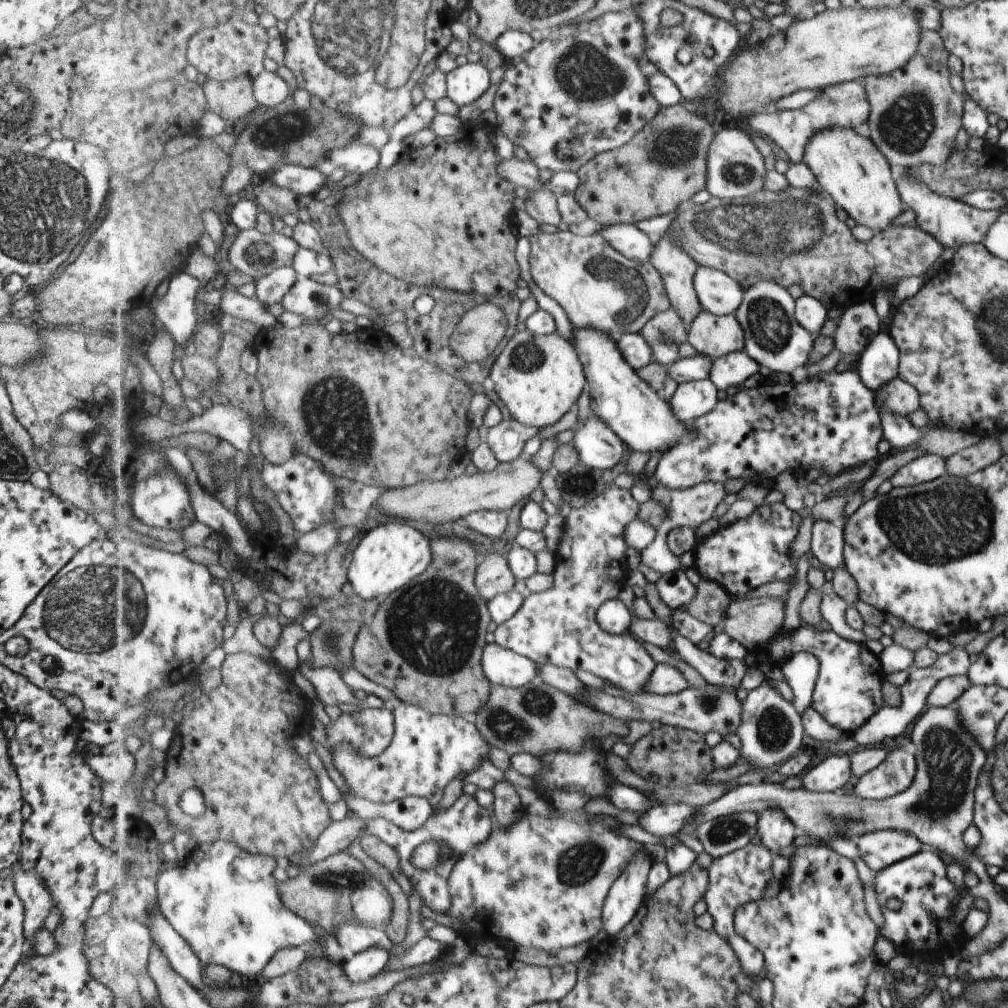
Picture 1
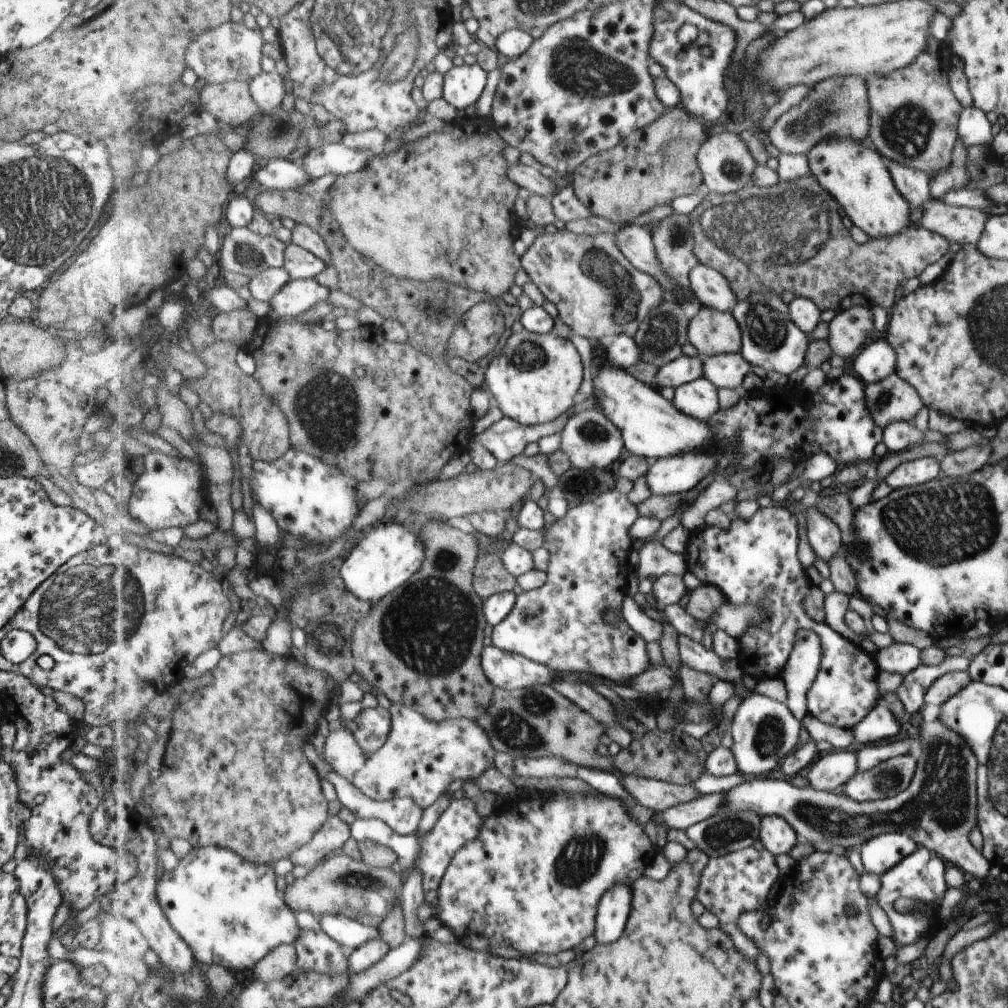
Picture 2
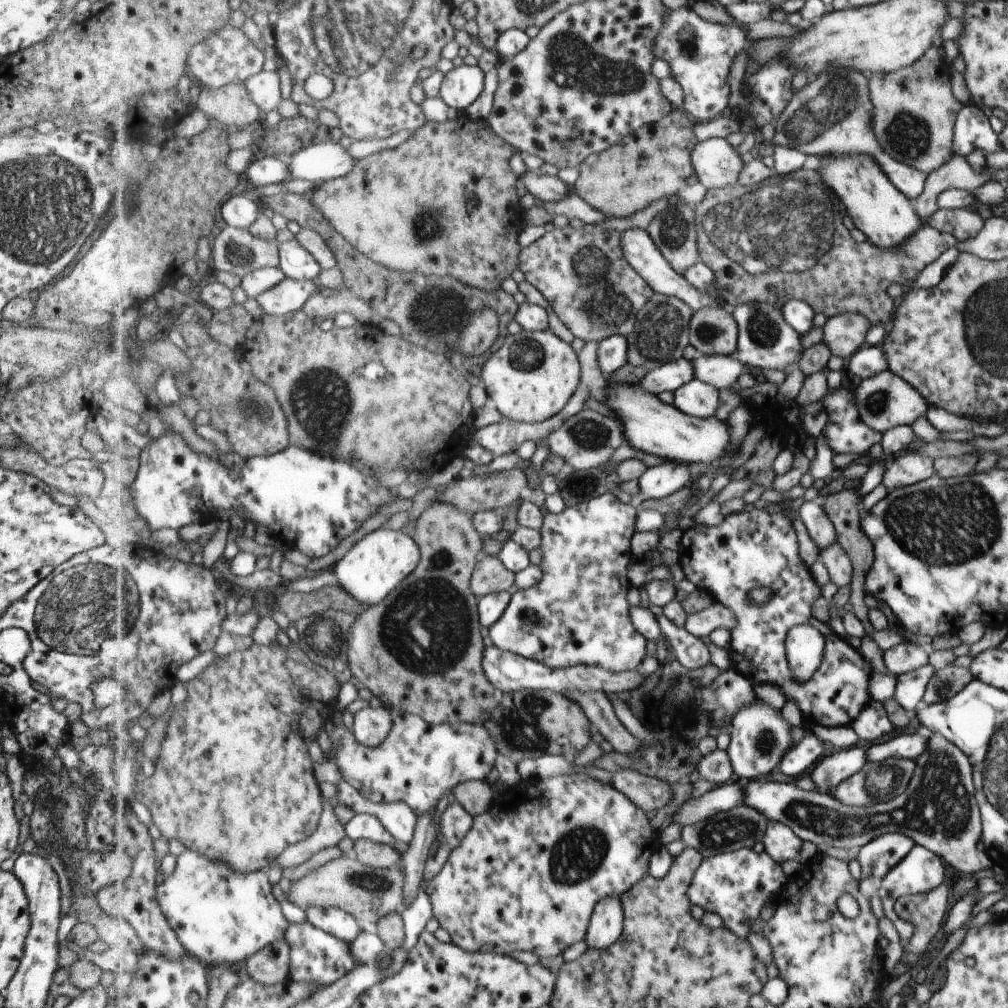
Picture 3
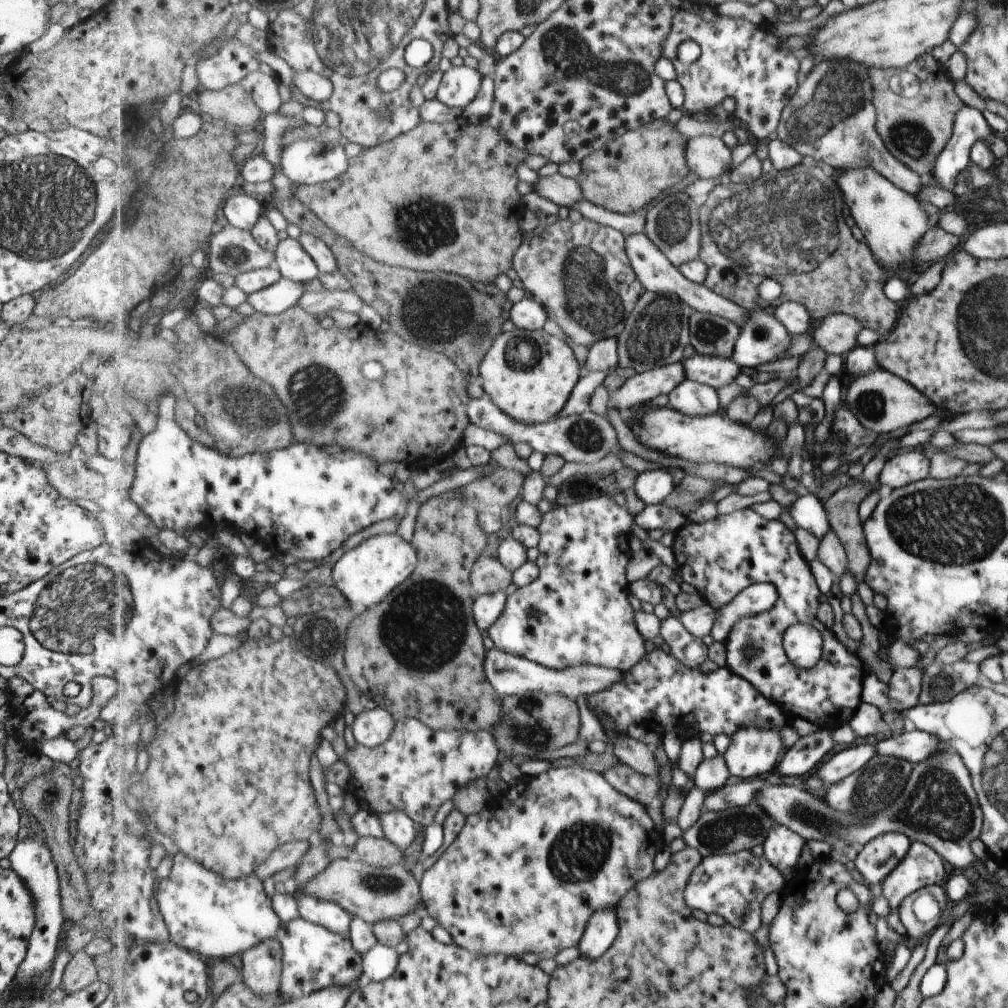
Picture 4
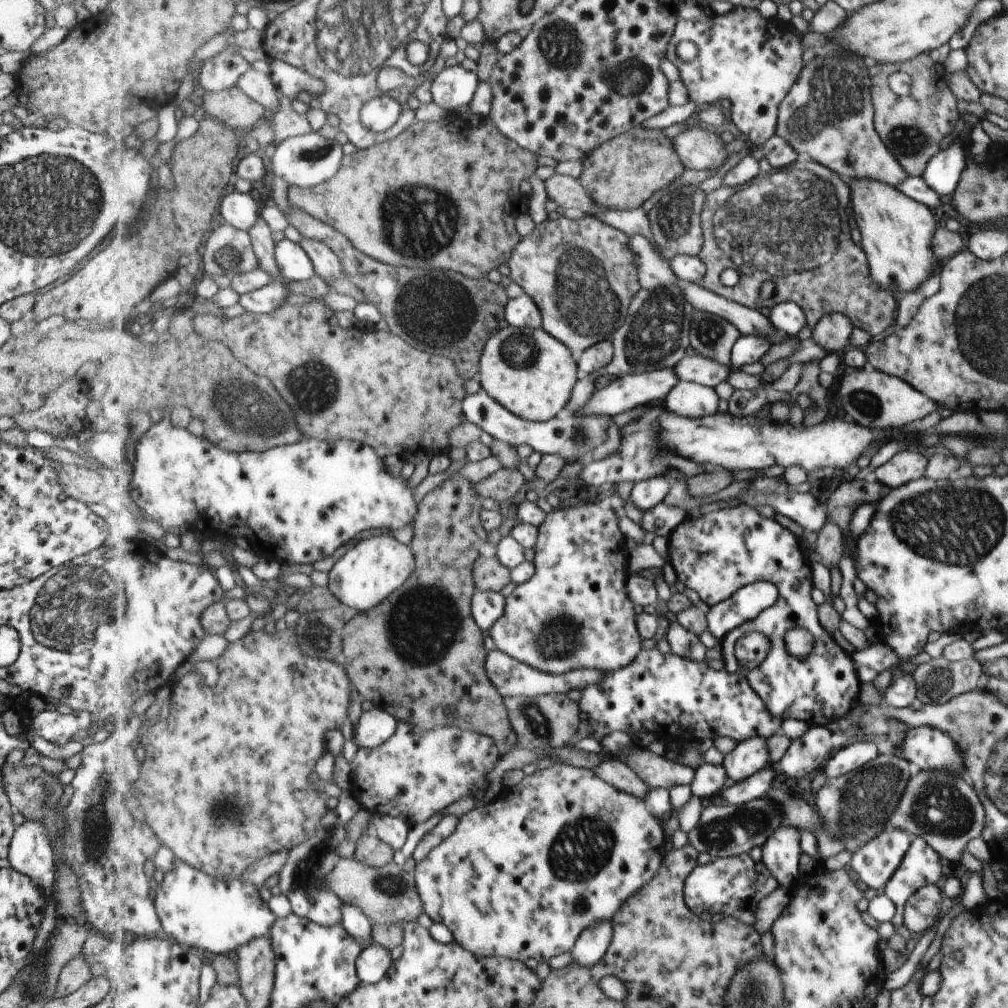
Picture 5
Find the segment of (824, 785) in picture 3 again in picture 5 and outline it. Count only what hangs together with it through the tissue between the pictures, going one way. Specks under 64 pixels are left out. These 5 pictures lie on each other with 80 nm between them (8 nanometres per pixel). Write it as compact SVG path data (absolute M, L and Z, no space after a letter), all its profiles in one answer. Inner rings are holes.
M855 742L846 747L840 748L827 758L822 772L827 780L843 775L843 772L850 773L860 766L879 760L875 744L871 742Z

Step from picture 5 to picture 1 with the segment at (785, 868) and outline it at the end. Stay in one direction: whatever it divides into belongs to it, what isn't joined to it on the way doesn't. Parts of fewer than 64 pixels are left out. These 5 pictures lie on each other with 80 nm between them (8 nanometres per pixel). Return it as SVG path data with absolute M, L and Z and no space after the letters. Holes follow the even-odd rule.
M765 810L759 816L758 836L762 845L775 856L781 848L793 844L798 832L783 812Z

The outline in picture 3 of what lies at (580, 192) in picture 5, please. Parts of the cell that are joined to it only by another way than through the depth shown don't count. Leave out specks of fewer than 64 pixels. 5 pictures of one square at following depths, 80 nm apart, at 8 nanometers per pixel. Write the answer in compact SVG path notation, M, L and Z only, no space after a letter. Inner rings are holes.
M526 170L520 181L528 192L539 201L557 201L570 193L569 185L559 175L544 175Z

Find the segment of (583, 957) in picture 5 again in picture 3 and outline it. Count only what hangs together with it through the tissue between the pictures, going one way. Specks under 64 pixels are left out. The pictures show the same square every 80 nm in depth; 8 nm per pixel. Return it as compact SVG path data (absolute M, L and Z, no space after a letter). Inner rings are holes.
M621 895L601 899L595 907L587 931L588 948L606 949L613 946L624 933L625 909Z

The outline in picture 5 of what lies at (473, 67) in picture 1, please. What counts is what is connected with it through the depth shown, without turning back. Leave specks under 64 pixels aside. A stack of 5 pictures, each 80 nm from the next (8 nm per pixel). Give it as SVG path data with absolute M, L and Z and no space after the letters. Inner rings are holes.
M459 64L447 67L433 80L434 101L452 112L461 106L469 107L480 82L477 72L467 70Z

